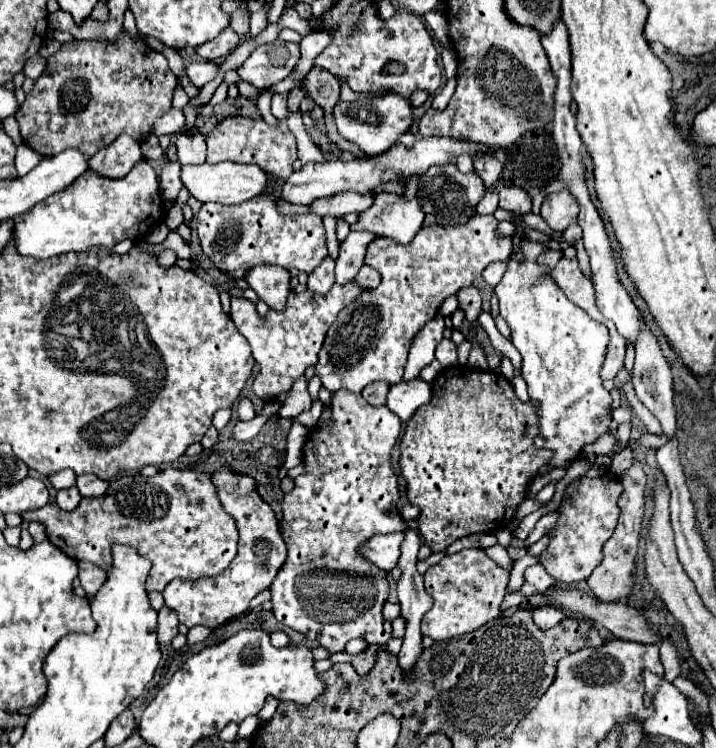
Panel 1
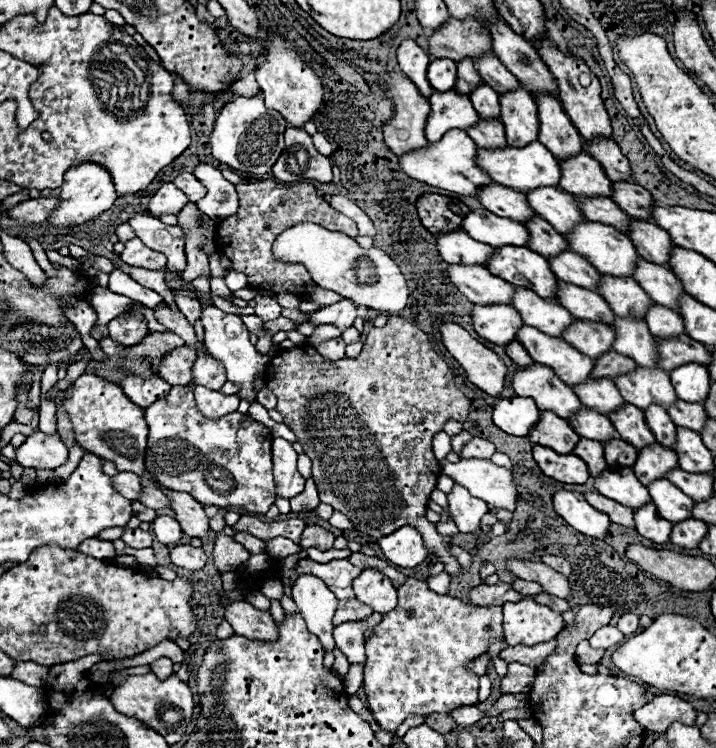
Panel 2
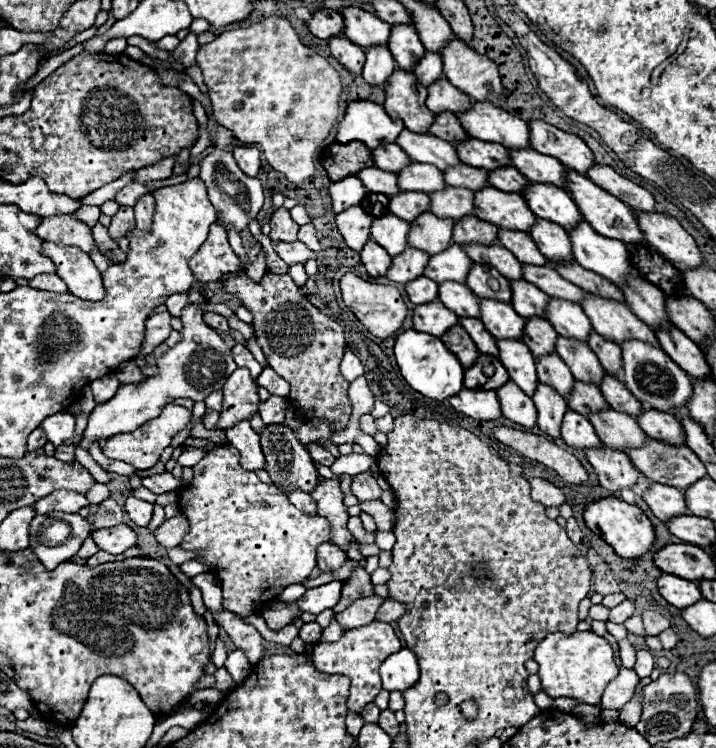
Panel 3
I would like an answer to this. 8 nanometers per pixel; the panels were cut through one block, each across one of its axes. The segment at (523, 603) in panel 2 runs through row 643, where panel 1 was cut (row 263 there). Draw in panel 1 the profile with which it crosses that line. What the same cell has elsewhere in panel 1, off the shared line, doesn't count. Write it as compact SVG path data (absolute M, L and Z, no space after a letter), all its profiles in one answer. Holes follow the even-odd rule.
M512 216L512 224L516 226L516 234L520 238L520 260L510 258L508 270L500 284L494 288L494 294L500 304L500 316L506 320L506 324L512 330L512 344L522 354L522 378L528 384L528 394L532 400L540 402L540 438L536 442L536 448L550 448L554 450L552 466L566 466L570 460L574 460L584 444L596 442L602 434L608 432L610 414L608 406L612 402L608 390L602 386L600 378L600 364L604 364L604 352L608 346L608 328L596 320L592 320L584 310L580 310L576 304L572 304L560 286L552 282L550 266L540 264L540 254L548 252L548 242L552 240L548 234L538 232L530 226L524 226L524 222L518 216Z

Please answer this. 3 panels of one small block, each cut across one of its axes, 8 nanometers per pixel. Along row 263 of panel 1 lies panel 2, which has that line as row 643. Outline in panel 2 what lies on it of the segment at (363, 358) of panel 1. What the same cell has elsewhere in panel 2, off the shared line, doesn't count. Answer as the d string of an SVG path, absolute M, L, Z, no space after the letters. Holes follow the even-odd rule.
M408 578L404 586L398 588L398 606L392 610L392 612L386 612L382 614L382 622L374 626L374 634L370 636L370 640L366 640L366 656L368 656L368 662L366 662L366 668L364 668L364 692L366 692L366 698L368 698L368 708L372 710L376 722L388 730L388 732L394 732L398 730L398 726L406 720L408 714L422 714L422 716L428 716L428 714L448 714L452 712L454 708L458 706L474 706L478 702L478 674L474 674L468 664L476 658L480 658L482 654L488 652L488 646L502 638L504 632L502 632L502 606L470 606L470 604L464 604L460 602L458 598L452 598L452 596L446 596L446 594L436 594L432 592L426 582L420 582L416 578Z

